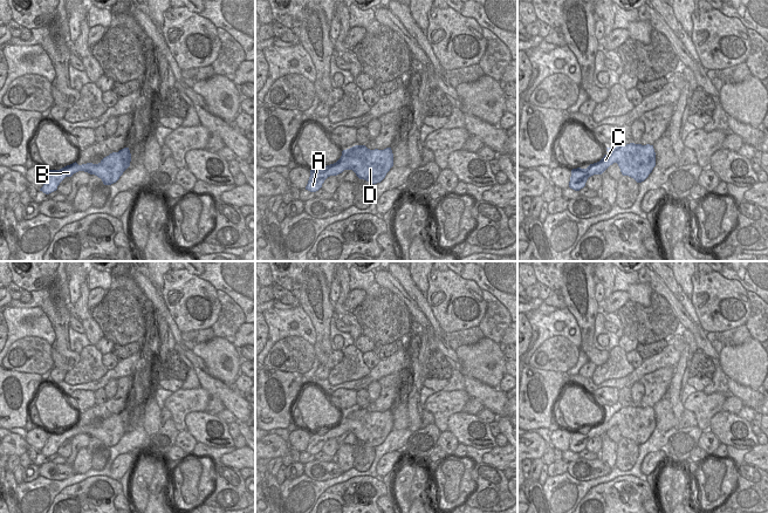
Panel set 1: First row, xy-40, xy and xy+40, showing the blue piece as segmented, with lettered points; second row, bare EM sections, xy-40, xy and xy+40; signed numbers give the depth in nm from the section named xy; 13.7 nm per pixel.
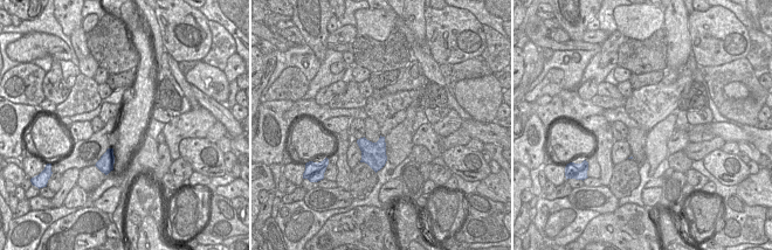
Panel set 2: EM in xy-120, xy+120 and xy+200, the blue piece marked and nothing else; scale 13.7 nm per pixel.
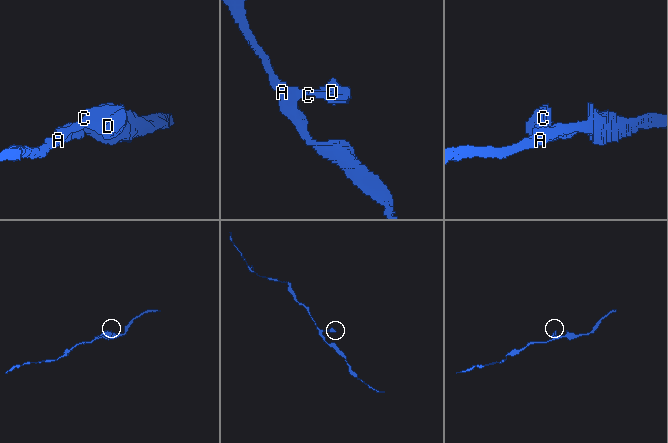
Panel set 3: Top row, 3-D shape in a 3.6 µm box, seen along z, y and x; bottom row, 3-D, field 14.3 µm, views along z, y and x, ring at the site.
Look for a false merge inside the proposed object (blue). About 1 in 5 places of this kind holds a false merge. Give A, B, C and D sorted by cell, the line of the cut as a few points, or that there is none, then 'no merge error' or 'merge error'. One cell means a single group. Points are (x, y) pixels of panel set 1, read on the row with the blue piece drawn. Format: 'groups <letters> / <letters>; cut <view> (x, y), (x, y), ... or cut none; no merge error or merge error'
groups A B C D; cut none; no merge error

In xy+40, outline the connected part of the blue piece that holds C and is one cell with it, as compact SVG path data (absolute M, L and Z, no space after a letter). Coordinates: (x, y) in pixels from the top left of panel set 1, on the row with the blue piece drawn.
M635 144L616 145L606 148L608 155L587 169L572 169L569 187L580 191L585 186L589 177L602 175L610 165L617 163L623 176L633 178L637 183L644 182L656 166L656 152L653 145Z

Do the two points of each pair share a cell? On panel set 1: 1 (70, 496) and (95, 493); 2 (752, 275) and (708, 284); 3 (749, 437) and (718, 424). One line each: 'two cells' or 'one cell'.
1: one cell
2: two cells
3: one cell

